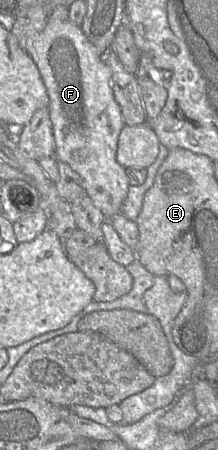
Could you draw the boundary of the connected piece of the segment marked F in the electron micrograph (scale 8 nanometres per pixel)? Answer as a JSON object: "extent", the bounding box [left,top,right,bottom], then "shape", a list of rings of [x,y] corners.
{"extent":[25,21,130,220],"shape":[[[48,21],[43,31],[27,40],[25,51],[37,65],[49,96],[49,112],[55,139],[54,157],[67,163],[81,178],[84,193],[103,213],[106,220],[121,213],[130,186],[126,169],[116,159],[118,139],[125,126],[121,109],[116,102],[111,73],[96,47],[87,39],[81,27],[66,21]]]}

